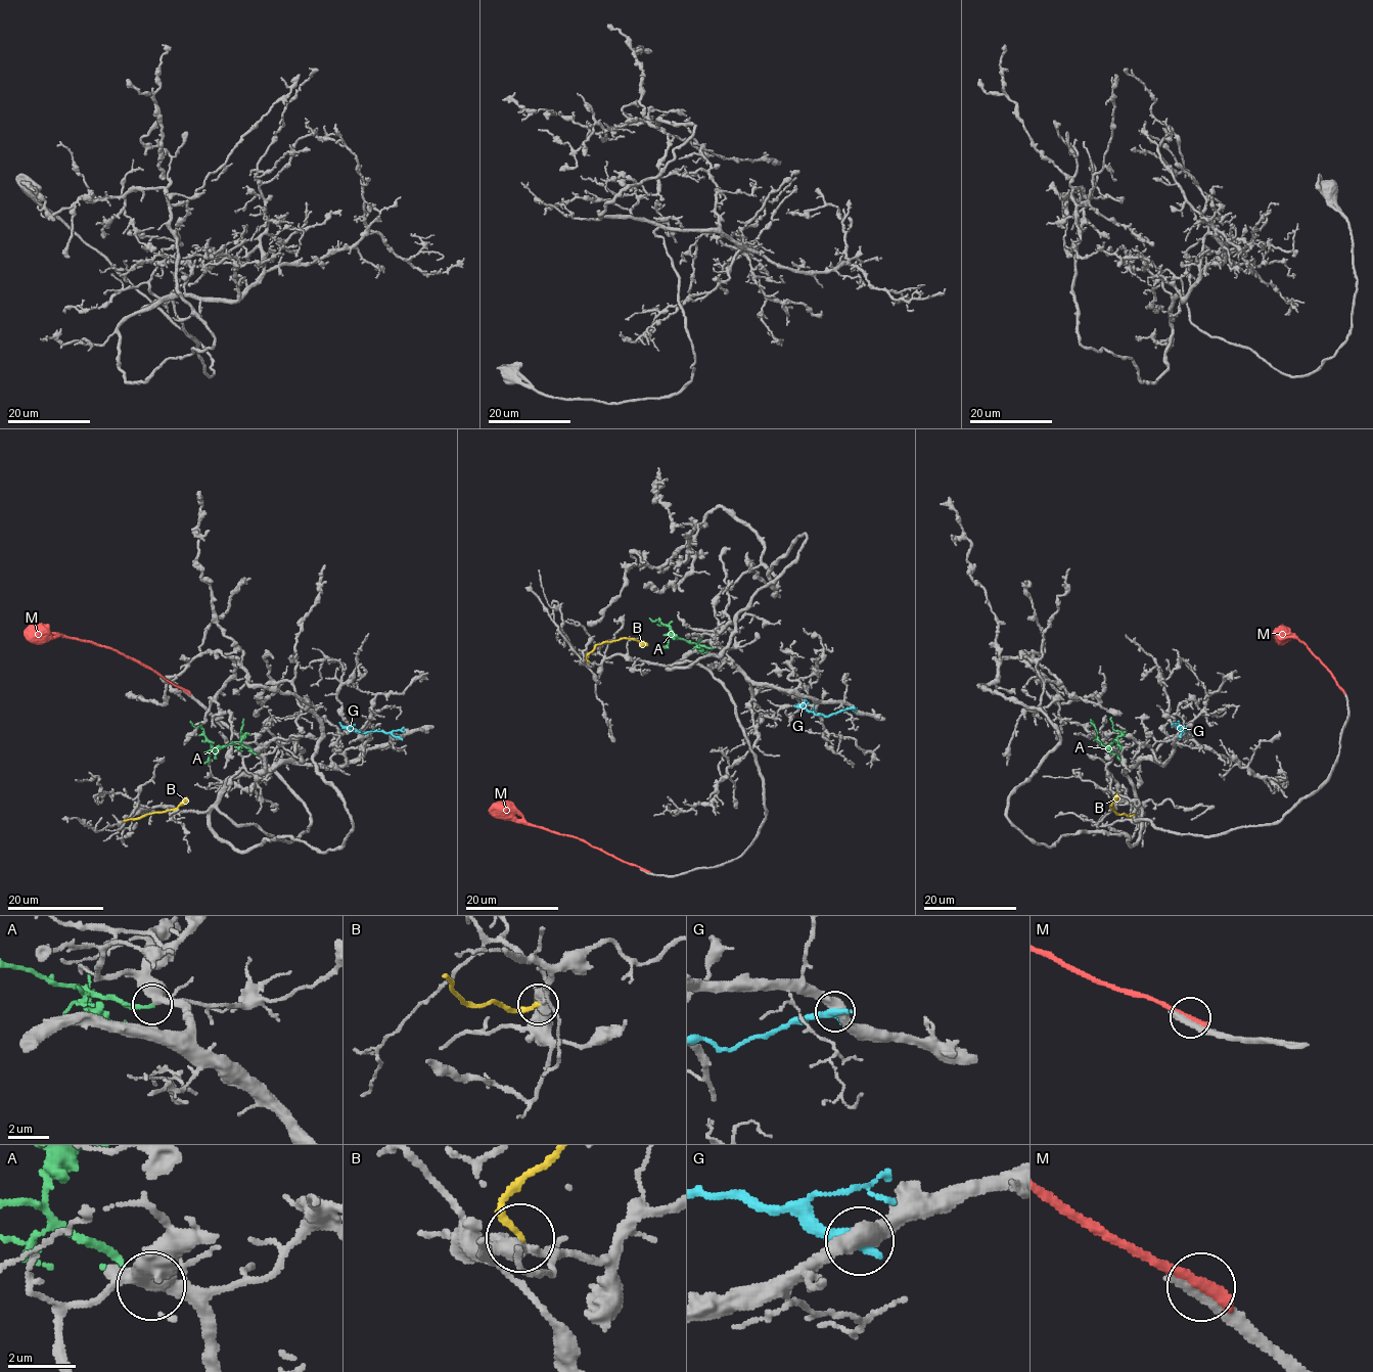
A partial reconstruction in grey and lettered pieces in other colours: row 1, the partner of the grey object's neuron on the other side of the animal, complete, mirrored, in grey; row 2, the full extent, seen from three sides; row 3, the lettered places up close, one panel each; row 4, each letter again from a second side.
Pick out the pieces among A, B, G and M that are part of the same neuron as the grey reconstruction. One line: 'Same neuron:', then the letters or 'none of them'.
Same neuron: A

